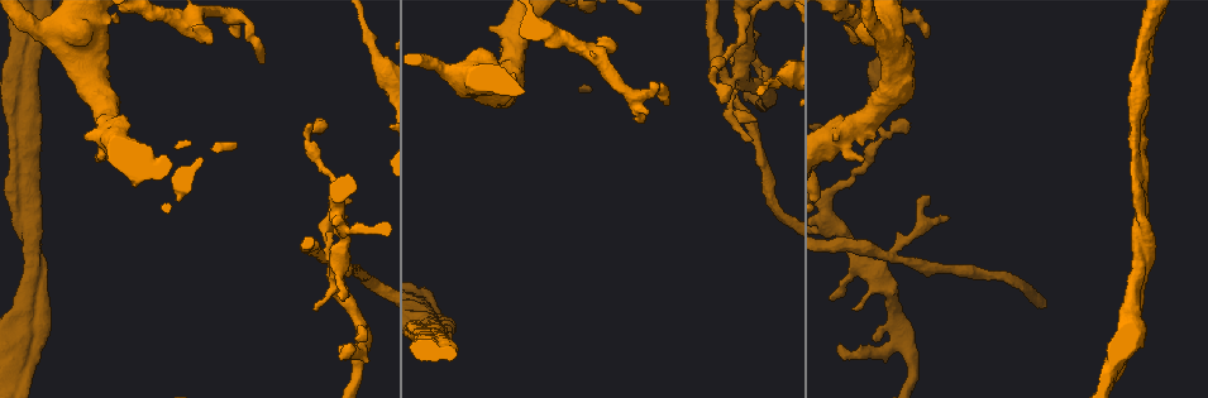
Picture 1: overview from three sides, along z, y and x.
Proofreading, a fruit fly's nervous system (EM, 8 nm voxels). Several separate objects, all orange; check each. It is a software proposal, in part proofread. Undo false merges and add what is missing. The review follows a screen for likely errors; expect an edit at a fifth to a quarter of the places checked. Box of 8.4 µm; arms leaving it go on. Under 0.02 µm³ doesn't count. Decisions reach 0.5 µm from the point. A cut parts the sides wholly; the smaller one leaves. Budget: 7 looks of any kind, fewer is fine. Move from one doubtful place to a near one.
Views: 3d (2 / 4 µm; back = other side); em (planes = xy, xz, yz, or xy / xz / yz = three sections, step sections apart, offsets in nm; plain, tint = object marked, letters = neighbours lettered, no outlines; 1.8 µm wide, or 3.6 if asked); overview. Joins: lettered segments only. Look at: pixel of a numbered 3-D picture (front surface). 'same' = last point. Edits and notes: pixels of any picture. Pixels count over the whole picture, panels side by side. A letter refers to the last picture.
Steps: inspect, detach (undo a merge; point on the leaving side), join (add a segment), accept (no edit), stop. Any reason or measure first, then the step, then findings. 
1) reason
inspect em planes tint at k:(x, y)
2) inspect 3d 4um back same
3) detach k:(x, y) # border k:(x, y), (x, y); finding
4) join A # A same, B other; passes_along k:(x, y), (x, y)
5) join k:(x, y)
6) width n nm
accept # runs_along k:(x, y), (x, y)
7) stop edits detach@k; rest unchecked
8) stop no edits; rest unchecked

two arms at a narrow angle
inspect em planes plain at 1:(28, 43)

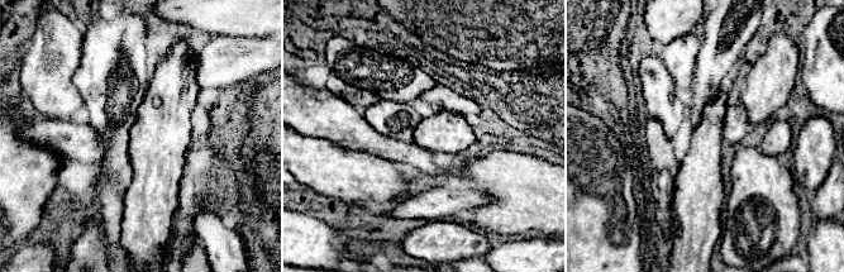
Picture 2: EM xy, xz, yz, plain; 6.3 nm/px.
where the object lies
inspect em planes tint same

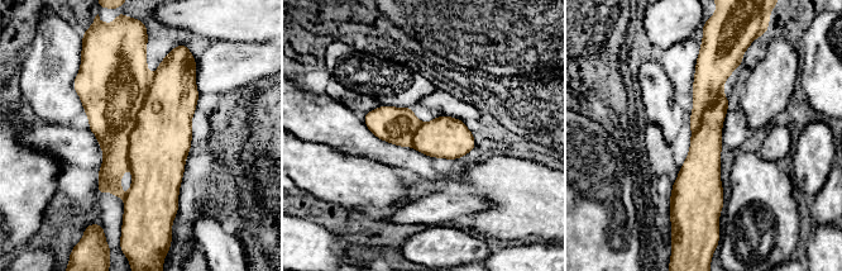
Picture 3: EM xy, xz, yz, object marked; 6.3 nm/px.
inspect em planes letters same

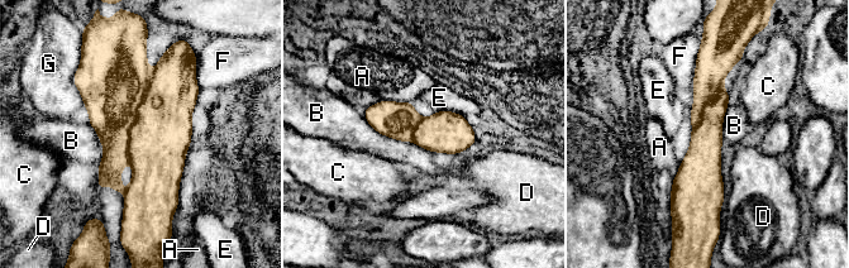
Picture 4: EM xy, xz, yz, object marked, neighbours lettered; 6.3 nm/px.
accept # A other, B other, C other, D other, E other, F other, G other; runs_along 4:(701, 58), (706, 197), (714, 210); continuous, no second neuron

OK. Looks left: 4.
thick turns thin
inspect em 3.6um planes tint at 1:(20, 358)

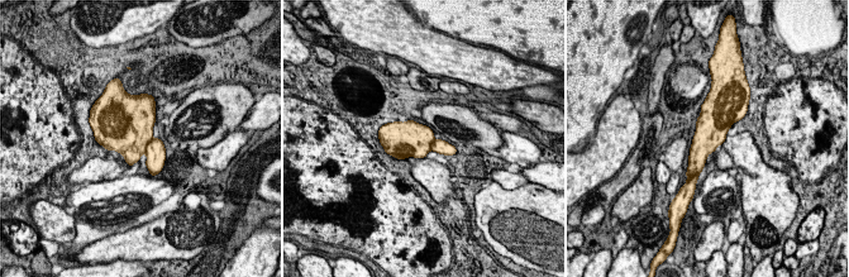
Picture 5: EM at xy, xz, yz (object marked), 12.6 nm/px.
inspect em 3.6um planes letters same

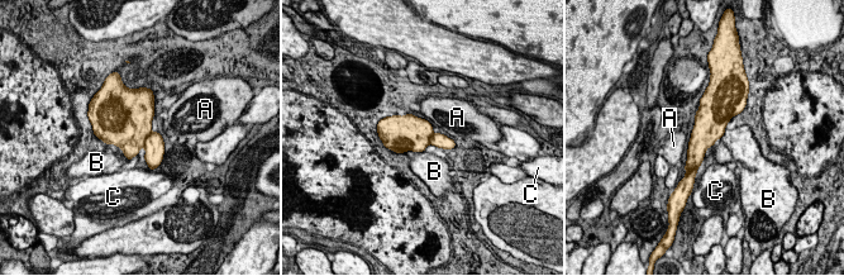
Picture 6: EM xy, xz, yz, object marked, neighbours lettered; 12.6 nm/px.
accept # A other, B other, C other; border 6:(424, 150), (415, 152); one neuron here

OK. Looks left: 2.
an open end
inspect em xy step 4 tint at 1:(350, 346)

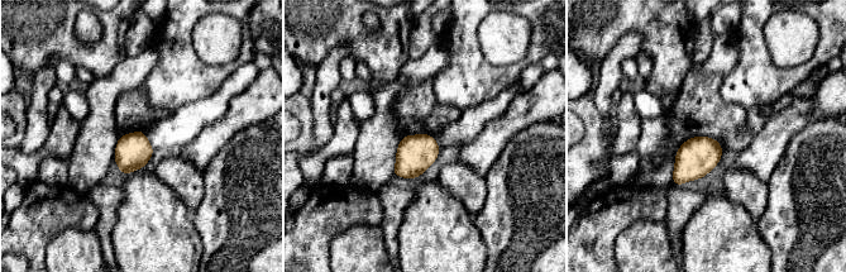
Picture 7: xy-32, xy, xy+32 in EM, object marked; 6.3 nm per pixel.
another direction
inspect em planes letters same

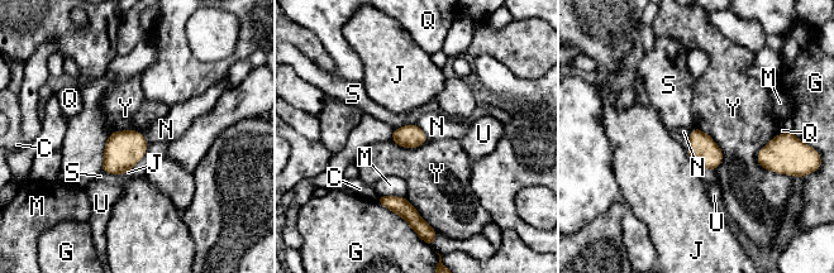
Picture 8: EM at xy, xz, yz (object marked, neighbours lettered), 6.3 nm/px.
accept # C other, G other, J other, M other, N other, Q other, S other, U other, Y other; border 8:(778, 133), (757, 153), (776, 173); none of them fits

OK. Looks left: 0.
stop no edits; rest unchecked

